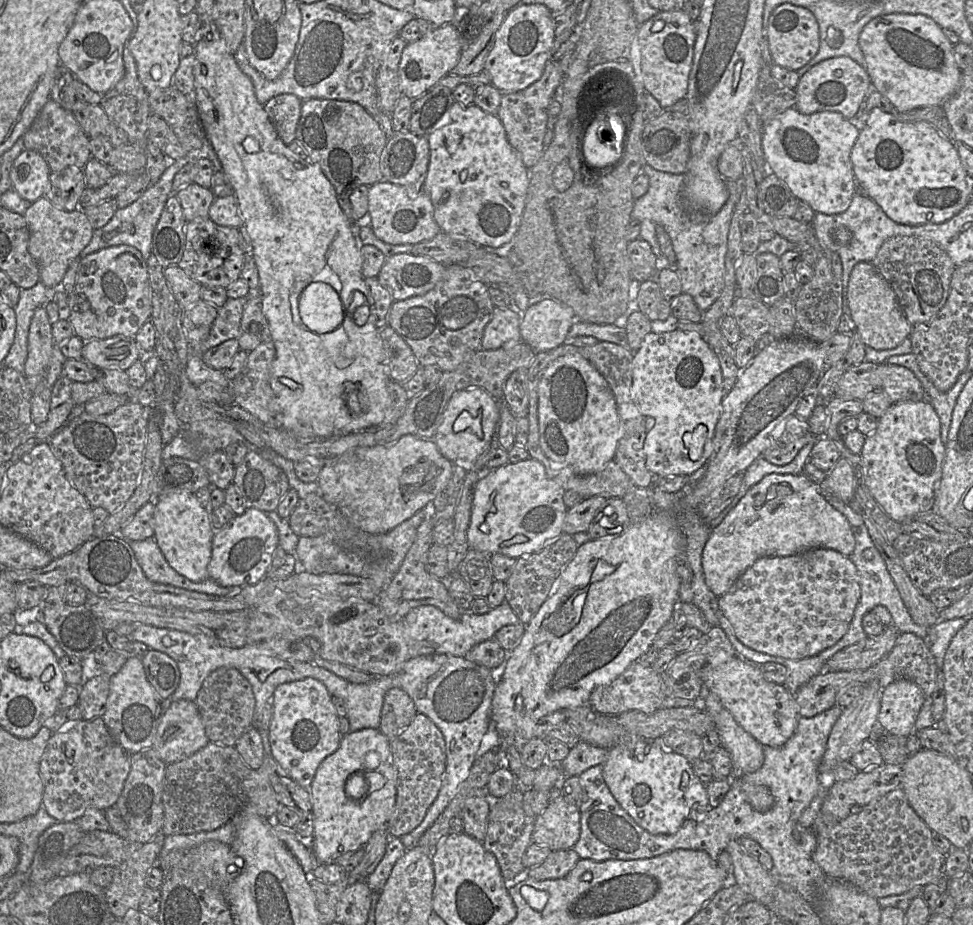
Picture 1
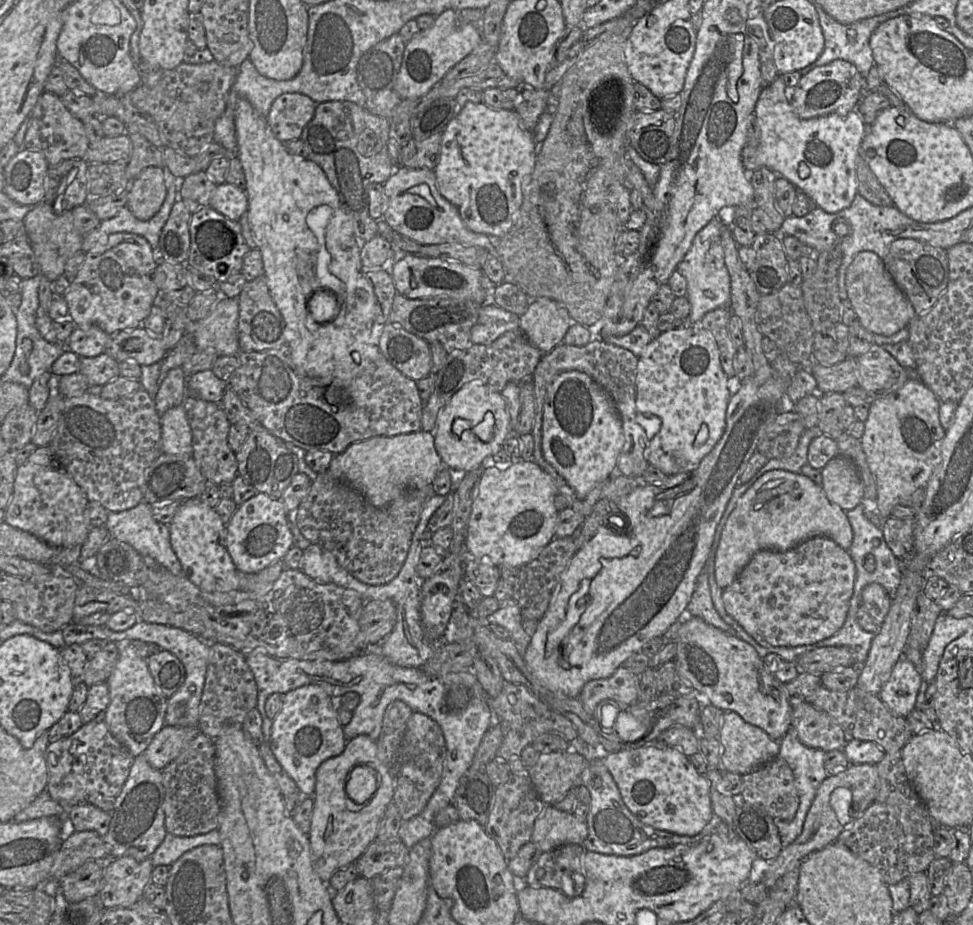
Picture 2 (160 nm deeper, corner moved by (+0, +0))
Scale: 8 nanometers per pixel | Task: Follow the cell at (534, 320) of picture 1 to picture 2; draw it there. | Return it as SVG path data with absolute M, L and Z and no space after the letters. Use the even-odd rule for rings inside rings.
M549 298L531 299L526 312L519 318L520 330L543 354L563 343L563 338L570 325L576 323L563 305Z

